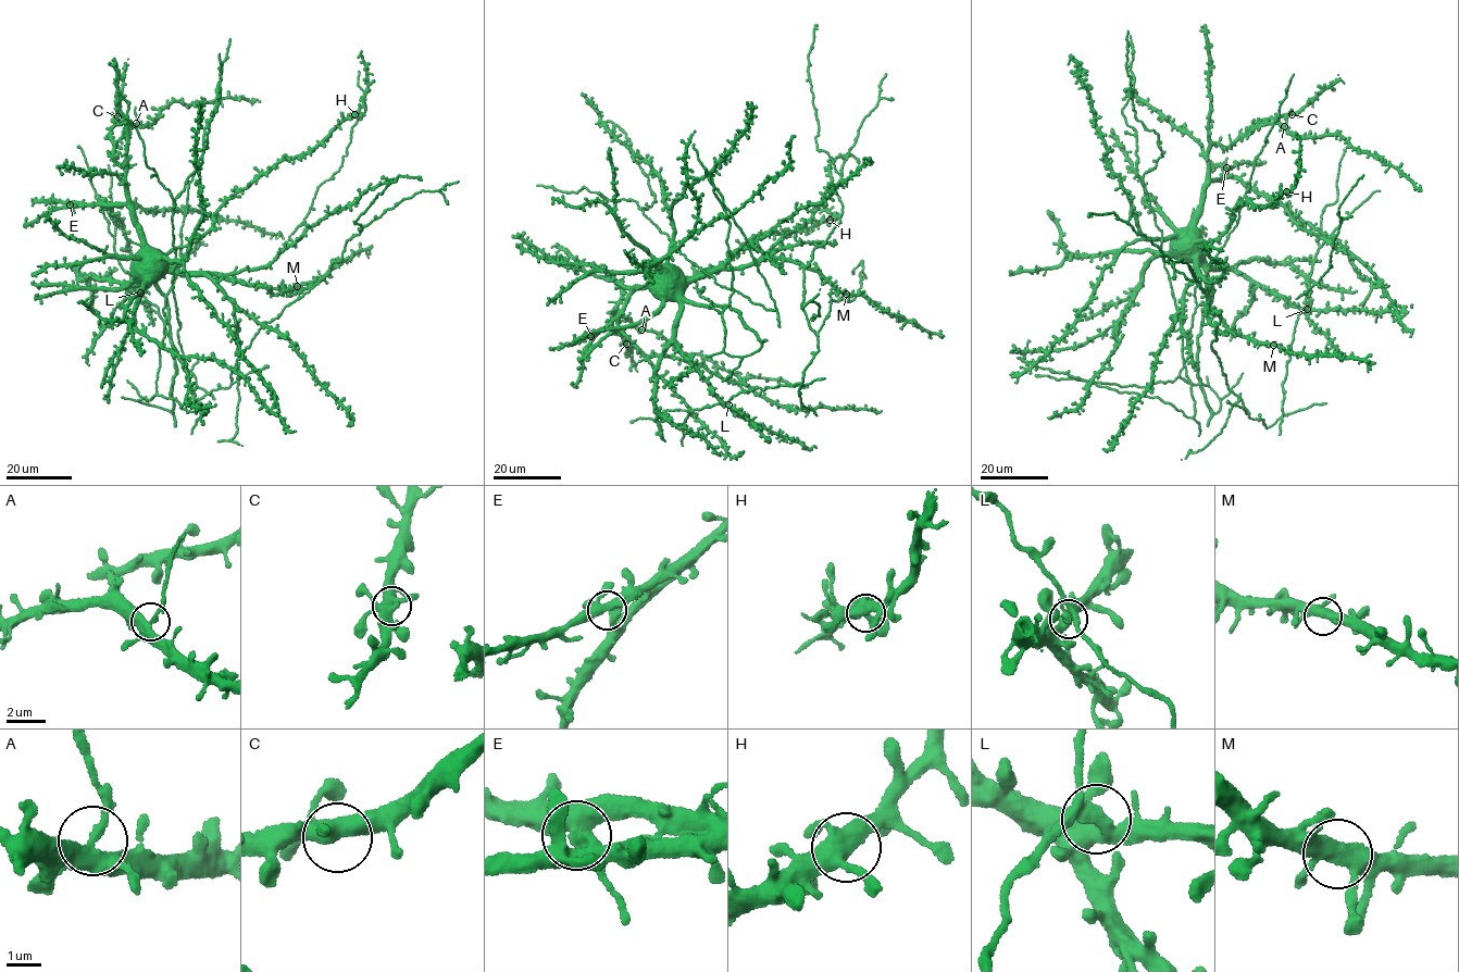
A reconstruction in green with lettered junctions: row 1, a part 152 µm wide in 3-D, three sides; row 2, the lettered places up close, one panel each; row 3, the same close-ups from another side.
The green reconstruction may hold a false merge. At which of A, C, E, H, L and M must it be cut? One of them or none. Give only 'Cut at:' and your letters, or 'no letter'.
Cut at: A

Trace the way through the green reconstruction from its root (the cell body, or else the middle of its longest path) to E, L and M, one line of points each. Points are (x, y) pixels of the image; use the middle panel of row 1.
E: (663, 272), (656, 269), (653, 282), (634, 290), (615, 318), (590, 336)
L: (663, 272), (678, 302), (674, 336), (677, 350), (712, 393), (728, 404)
M: (663, 272), (675, 270), (686, 278), (744, 268), (768, 258), (789, 258), (807, 269), (815, 269), (846, 293)

